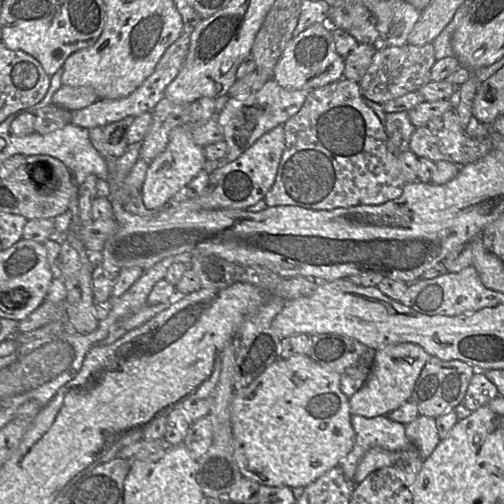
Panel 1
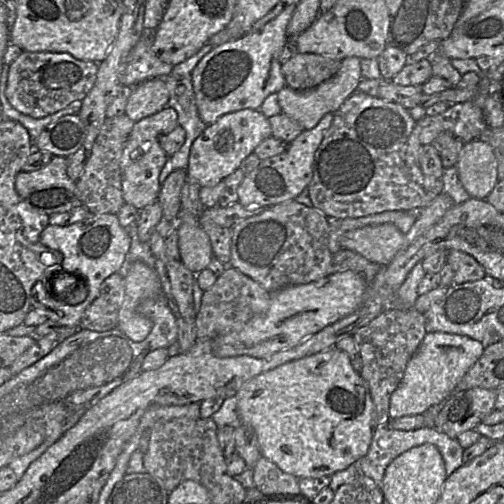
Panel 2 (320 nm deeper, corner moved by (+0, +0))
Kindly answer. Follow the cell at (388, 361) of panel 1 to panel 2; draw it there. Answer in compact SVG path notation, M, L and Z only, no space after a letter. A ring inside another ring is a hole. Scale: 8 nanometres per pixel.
M427 332L419 348L407 363L398 387L391 395L390 419L423 414L431 406L444 401L479 359L485 347L482 342L467 336L444 332Z

